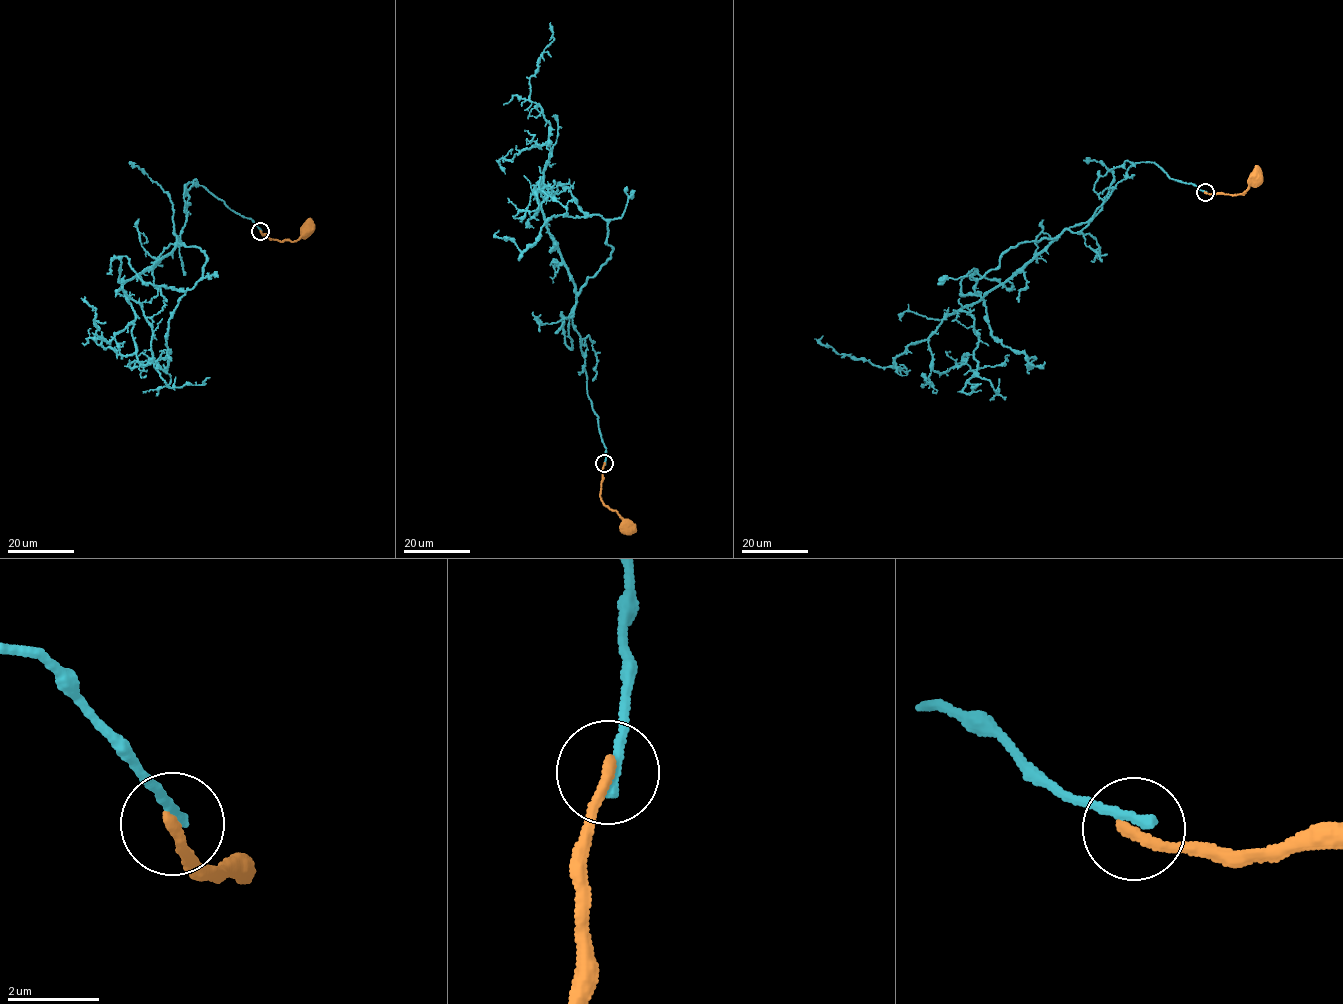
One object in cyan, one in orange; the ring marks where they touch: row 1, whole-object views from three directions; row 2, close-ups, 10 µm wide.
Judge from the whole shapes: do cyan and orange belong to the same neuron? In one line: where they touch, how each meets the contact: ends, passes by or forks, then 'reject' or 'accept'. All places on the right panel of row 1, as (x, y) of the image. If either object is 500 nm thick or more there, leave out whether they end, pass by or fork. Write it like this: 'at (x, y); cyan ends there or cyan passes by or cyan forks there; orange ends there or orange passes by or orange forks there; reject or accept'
at (1205, 192); cyan ends there; orange ends there; reject

